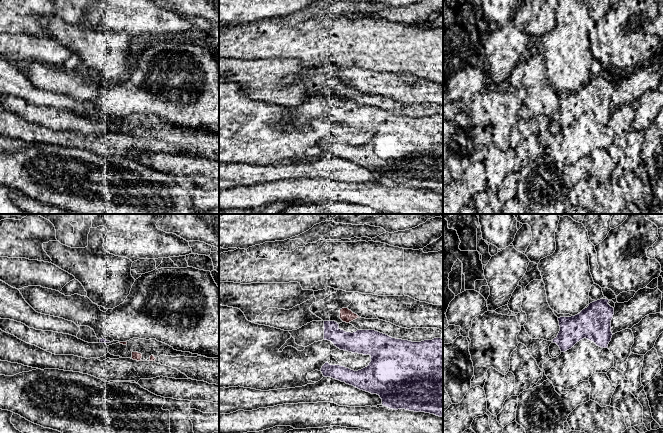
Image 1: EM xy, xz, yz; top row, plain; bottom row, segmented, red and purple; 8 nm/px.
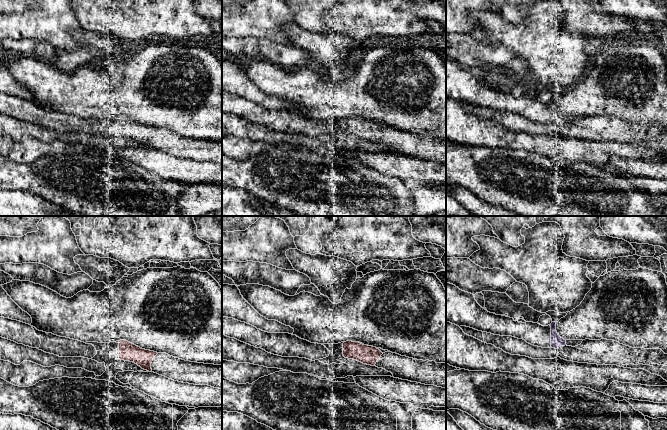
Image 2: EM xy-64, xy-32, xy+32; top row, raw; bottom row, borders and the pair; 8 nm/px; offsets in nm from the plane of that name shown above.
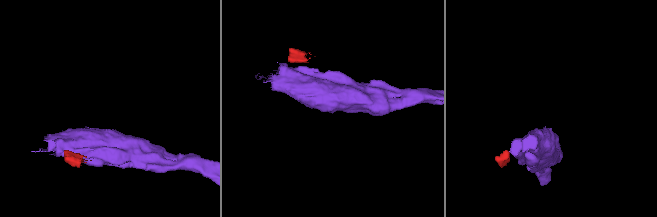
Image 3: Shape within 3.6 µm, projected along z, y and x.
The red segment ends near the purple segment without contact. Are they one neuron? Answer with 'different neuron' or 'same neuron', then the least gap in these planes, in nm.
different neuron; 50 nm apart

